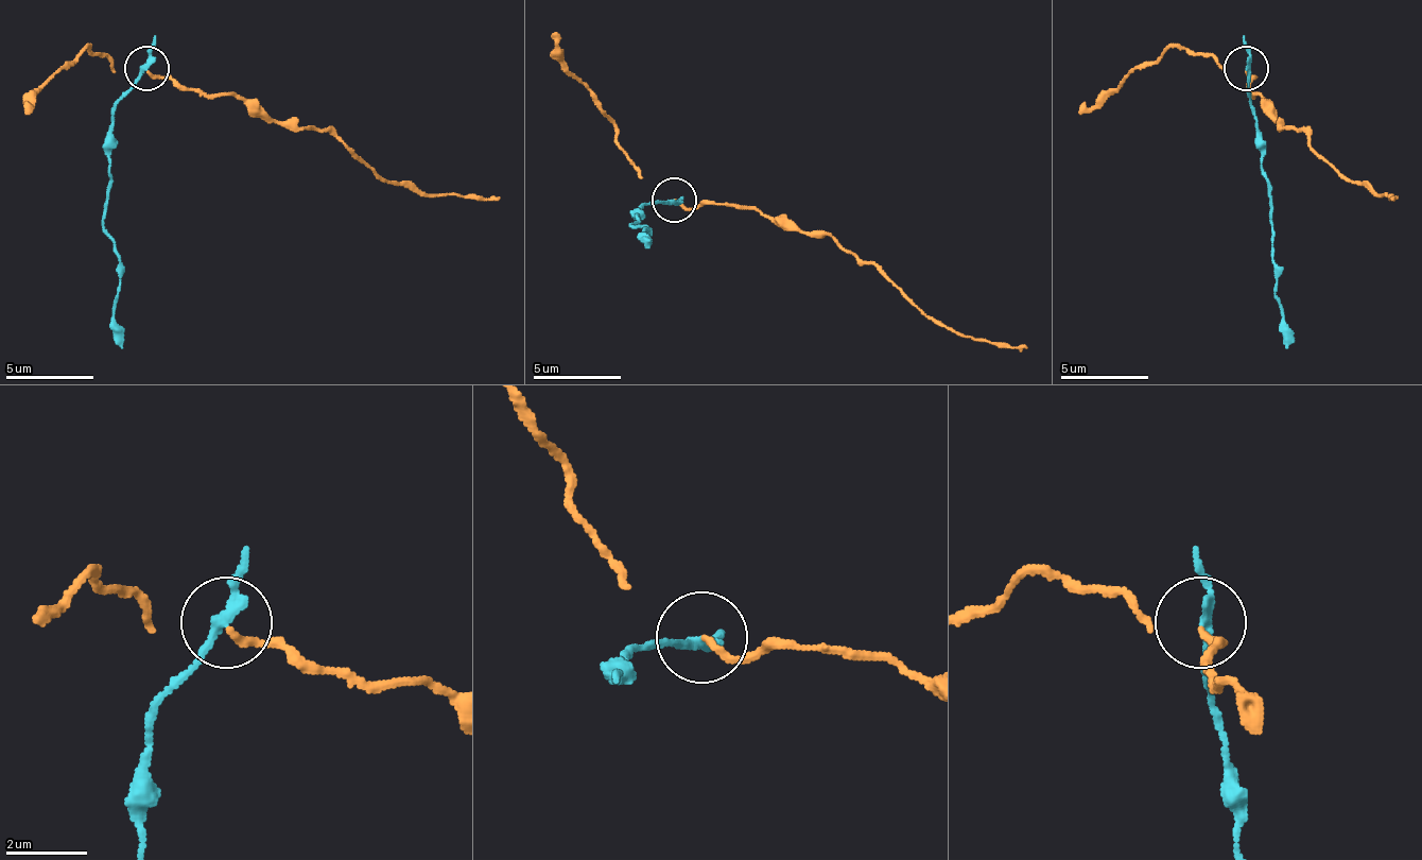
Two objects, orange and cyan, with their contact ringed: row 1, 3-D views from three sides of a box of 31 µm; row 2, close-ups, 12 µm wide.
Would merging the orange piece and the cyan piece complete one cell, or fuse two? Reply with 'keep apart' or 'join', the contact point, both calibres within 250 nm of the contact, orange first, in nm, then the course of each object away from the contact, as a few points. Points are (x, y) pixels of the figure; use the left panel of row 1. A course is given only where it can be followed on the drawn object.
keep apart; place (146, 68); calibres 170 and 220 nm; course orange (145, 69), (233, 96), (278, 122), (299, 122), (331, 131), (383, 179), (405, 179), (423, 193), (499, 202); course cyan (145, 69), (115, 109), (115, 149), (105, 202), (105, 237), (119, 259), (115, 339), (123, 347)

